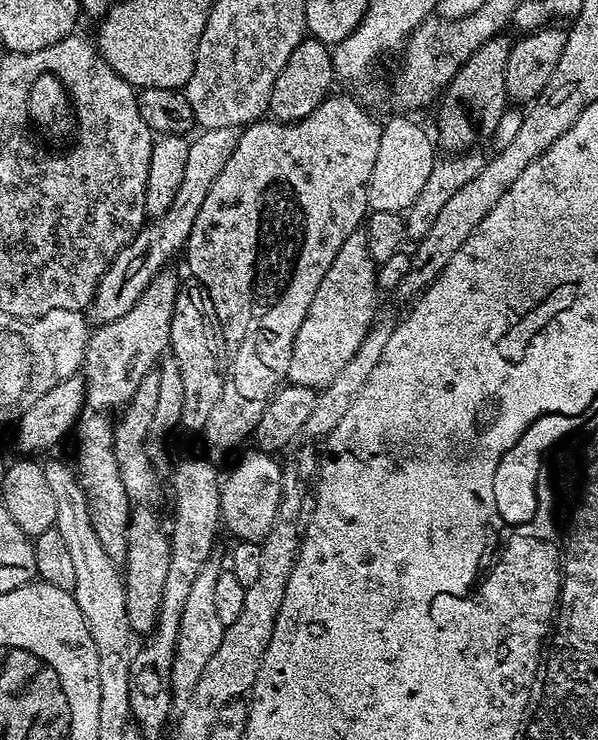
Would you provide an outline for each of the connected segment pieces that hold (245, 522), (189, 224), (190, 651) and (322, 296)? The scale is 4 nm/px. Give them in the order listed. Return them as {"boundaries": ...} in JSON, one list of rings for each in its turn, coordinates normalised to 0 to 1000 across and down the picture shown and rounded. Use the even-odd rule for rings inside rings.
{"boundaries":[[[[420,608],[395,627],[388,639],[380,639],[368,662],[368,701],[373,712],[395,723],[396,731],[440,732],[462,704],[472,673],[473,641],[470,623],[460,615]]],[[[385,170],[343,173],[333,180],[336,184],[328,191],[323,188],[316,193],[311,208],[311,231],[304,247],[298,251],[298,262],[291,262],[291,273],[286,274],[284,284],[278,284],[278,289],[259,293],[253,300],[242,301],[241,307],[234,309],[234,315],[201,339],[197,349],[191,349],[191,354],[181,361],[177,370],[171,370],[157,403],[144,418],[144,431],[149,439],[182,438],[191,435],[191,430],[204,430],[211,424],[211,419],[217,419],[217,414],[224,414],[224,408],[231,408],[231,403],[237,403],[237,392],[244,392],[244,386],[251,386],[254,377],[283,361],[281,351],[291,350],[299,341],[303,345],[309,339],[314,318],[324,305],[324,295],[331,295],[331,282],[338,280],[344,262],[351,262],[351,251],[358,251],[358,241],[365,241],[365,235],[371,235],[371,224],[378,224],[378,219],[385,219],[385,208],[391,208],[391,197],[398,197],[401,180],[403,174]]],[[[358,749],[331,770],[324,788],[311,808],[311,819],[304,819],[304,841],[298,846],[294,882],[288,896],[288,938],[296,947],[311,949],[324,938],[324,927],[331,927],[331,916],[338,916],[338,905],[344,905],[344,895],[358,889],[358,878],[371,868],[376,849],[361,827],[358,792],[365,788],[365,776],[371,770],[366,750]]],[[[607,311],[585,316],[585,322],[572,327],[565,349],[552,354],[552,365],[545,365],[545,376],[538,376],[532,393],[525,397],[525,408],[518,408],[512,430],[505,430],[505,441],[498,441],[485,478],[485,500],[478,509],[482,519],[533,527],[552,522],[552,516],[559,516],[559,511],[572,505],[579,489],[592,484],[594,476],[605,468],[605,457],[612,457],[632,427],[630,361],[619,343],[619,332],[612,332]]]]}

